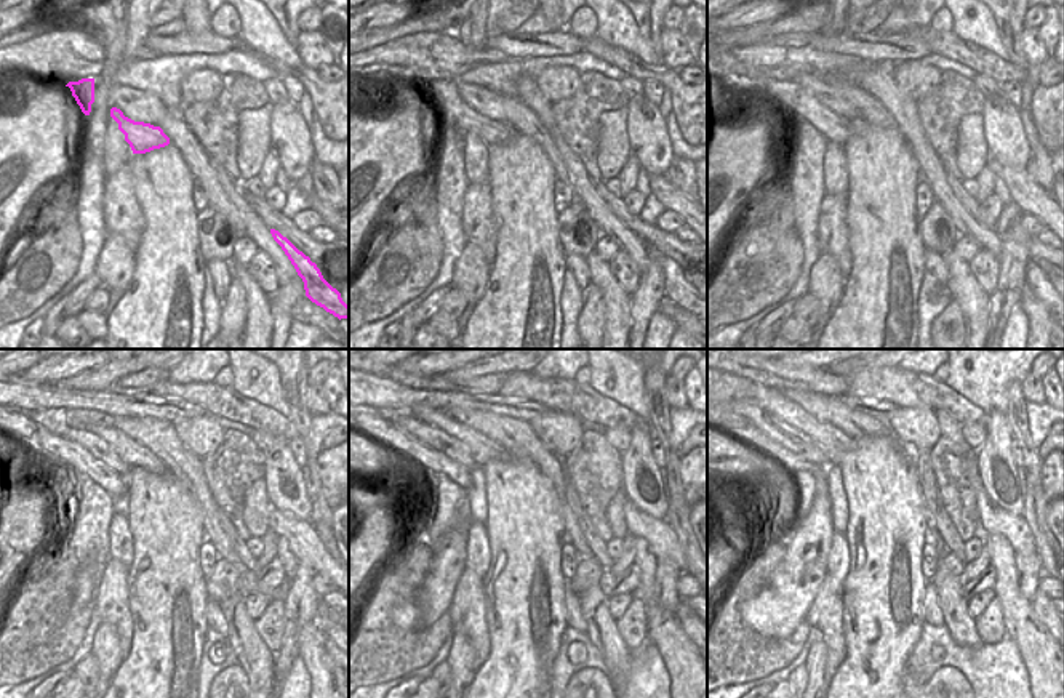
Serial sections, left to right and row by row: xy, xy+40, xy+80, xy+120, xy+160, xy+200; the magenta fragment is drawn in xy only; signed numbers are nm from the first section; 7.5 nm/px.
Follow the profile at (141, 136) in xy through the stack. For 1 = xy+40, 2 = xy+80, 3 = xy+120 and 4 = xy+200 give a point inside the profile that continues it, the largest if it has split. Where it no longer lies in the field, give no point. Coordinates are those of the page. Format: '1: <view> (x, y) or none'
1: xy+40 (442, 98)
2: xy+80 (791, 96)
3: xy+120 (37, 439)
4: xy+200 (743, 428)

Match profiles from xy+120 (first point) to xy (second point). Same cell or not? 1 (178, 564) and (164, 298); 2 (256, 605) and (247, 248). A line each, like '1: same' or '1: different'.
1: same
2: same

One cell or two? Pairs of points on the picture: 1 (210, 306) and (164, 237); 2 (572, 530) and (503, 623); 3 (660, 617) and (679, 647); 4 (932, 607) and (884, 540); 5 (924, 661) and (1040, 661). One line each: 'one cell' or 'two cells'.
1: two cells
2: two cells
3: one cell
4: two cells
5: two cells

